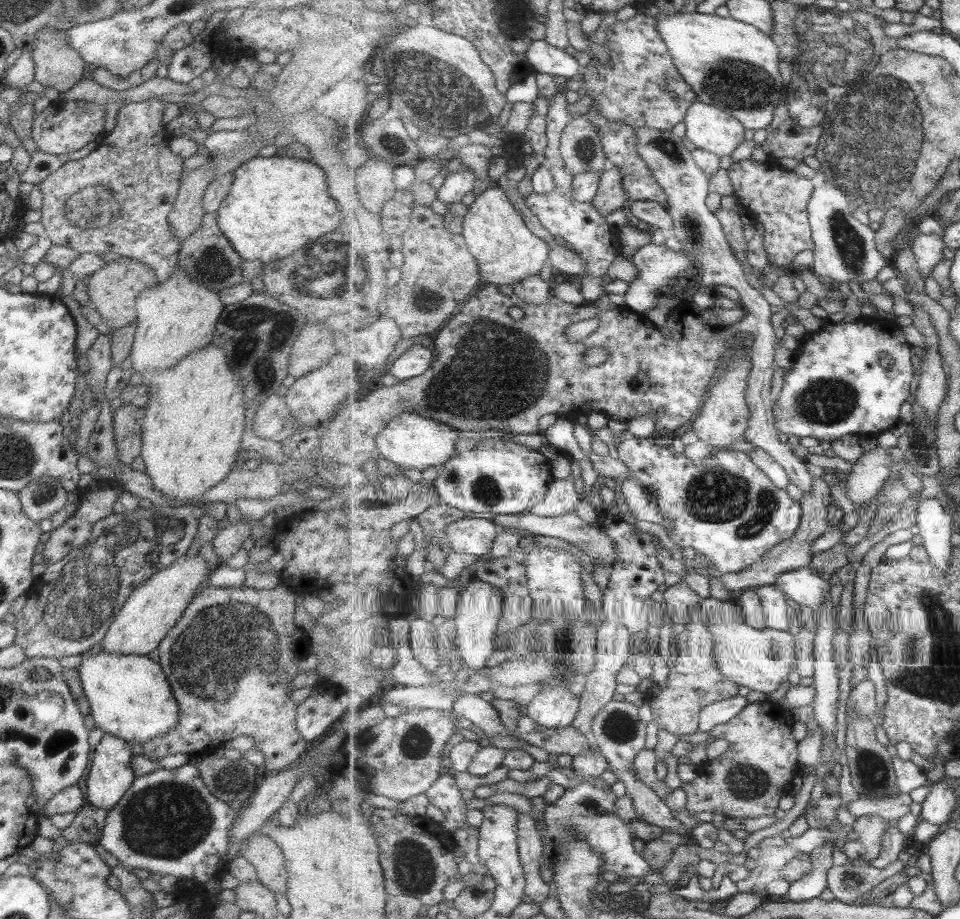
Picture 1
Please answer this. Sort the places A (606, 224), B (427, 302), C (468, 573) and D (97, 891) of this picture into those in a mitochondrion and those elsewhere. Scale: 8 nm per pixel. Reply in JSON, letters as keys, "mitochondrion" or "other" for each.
{"A":"other","B":"mitochondrion","C":"other","D":"other"}

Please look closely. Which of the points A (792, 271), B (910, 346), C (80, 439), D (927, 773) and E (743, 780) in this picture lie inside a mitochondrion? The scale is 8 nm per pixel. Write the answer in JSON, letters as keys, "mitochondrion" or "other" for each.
{"A":"other","B":"other","C":"other","D":"other","E":"mitochondrion"}

